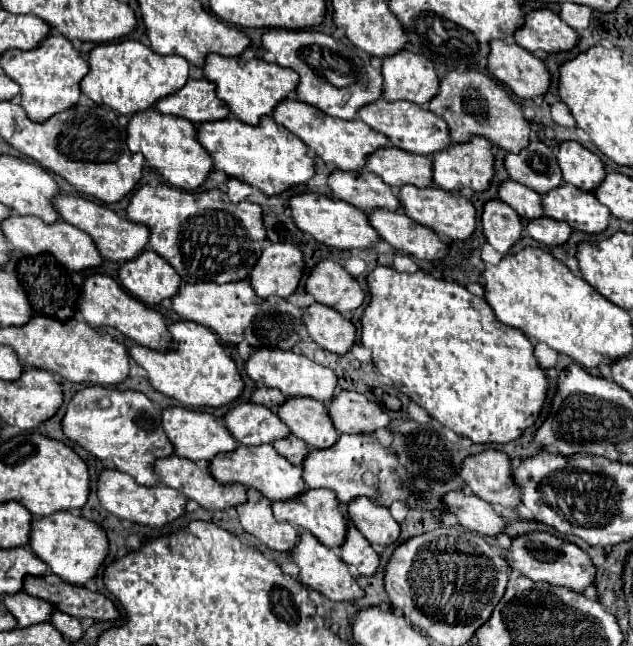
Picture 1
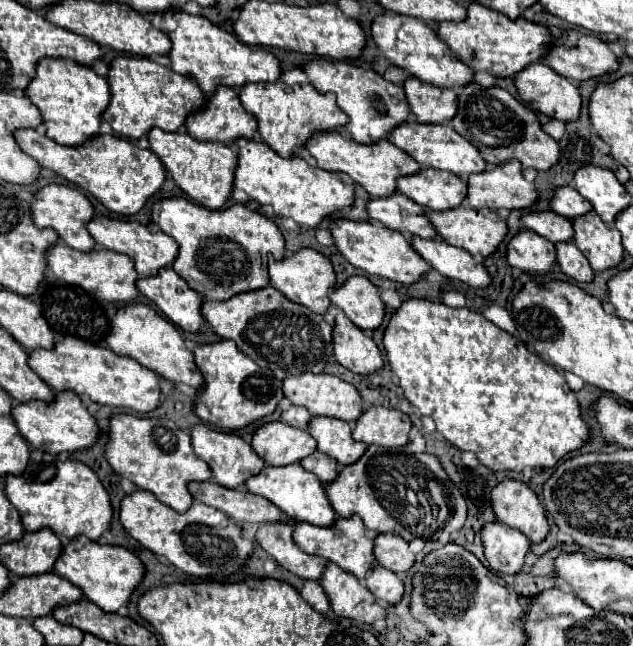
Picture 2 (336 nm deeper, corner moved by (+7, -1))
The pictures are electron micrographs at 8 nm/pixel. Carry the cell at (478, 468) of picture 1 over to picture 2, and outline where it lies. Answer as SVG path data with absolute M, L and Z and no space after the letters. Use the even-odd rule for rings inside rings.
M505 479L493 489L493 509L497 521L519 529L531 543L539 543L549 533L549 521L539 497L525 485Z

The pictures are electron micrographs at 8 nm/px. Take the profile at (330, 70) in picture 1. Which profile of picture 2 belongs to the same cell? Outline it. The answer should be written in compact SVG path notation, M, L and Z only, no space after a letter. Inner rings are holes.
M313 59L305 65L305 73L311 79L311 85L319 93L335 93L337 105L349 117L349 125L343 129L351 139L373 145L381 139L387 139L389 133L409 119L409 103L405 101L405 91L401 85L385 81L379 73L371 69L361 69L357 65L345 61L329 61L329 59Z

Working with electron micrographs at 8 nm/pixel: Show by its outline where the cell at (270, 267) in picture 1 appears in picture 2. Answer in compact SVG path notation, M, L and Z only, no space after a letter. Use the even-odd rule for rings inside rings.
M301 249L283 261L269 261L269 277L271 277L271 285L279 289L285 297L289 297L291 301L305 305L313 313L319 313L319 315L327 313L331 305L329 291L335 287L335 271L331 261L319 251Z

